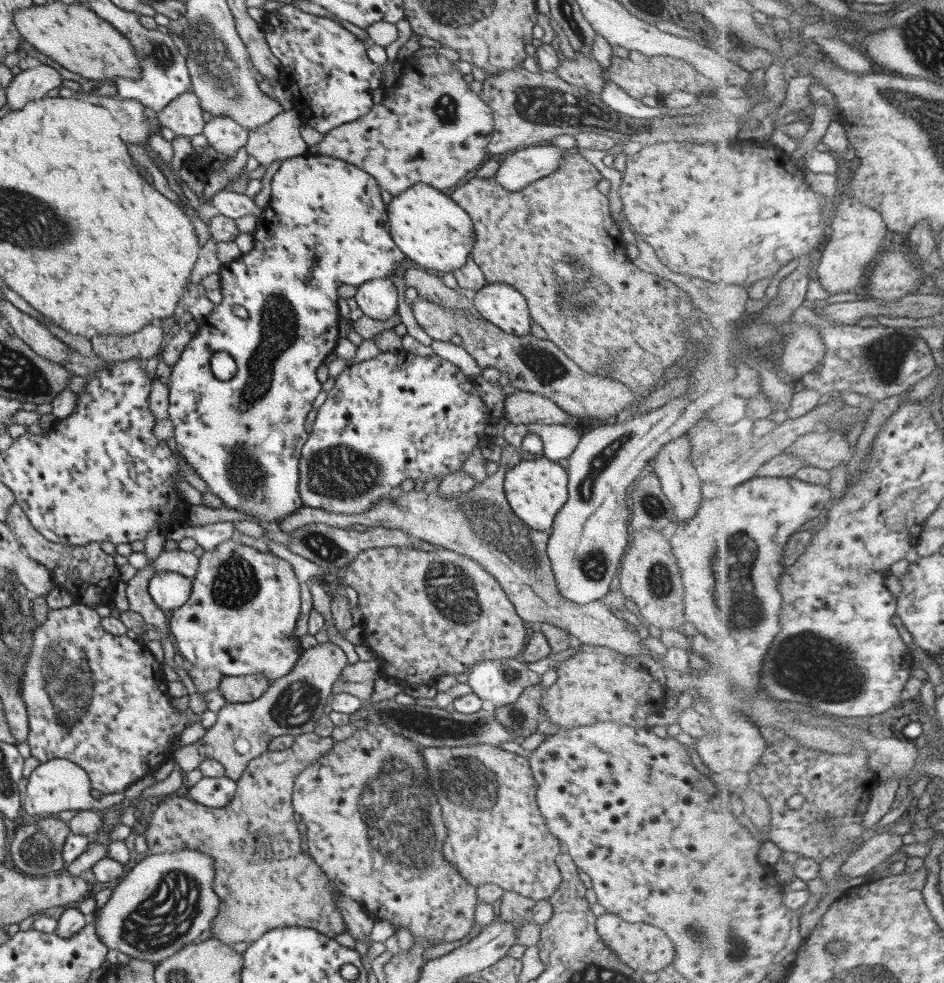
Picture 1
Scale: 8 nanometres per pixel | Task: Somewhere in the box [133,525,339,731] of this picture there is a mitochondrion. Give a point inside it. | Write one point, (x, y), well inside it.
(235, 583)

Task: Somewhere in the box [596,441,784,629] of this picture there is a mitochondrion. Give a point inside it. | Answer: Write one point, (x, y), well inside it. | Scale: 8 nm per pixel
(658, 579)

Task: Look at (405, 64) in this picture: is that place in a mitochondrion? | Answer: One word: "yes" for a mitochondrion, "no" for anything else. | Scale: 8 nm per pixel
no

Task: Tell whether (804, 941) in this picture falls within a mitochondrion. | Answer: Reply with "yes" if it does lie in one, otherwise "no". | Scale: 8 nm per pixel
no

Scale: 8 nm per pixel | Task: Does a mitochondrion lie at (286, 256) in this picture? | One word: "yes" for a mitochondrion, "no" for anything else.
no

